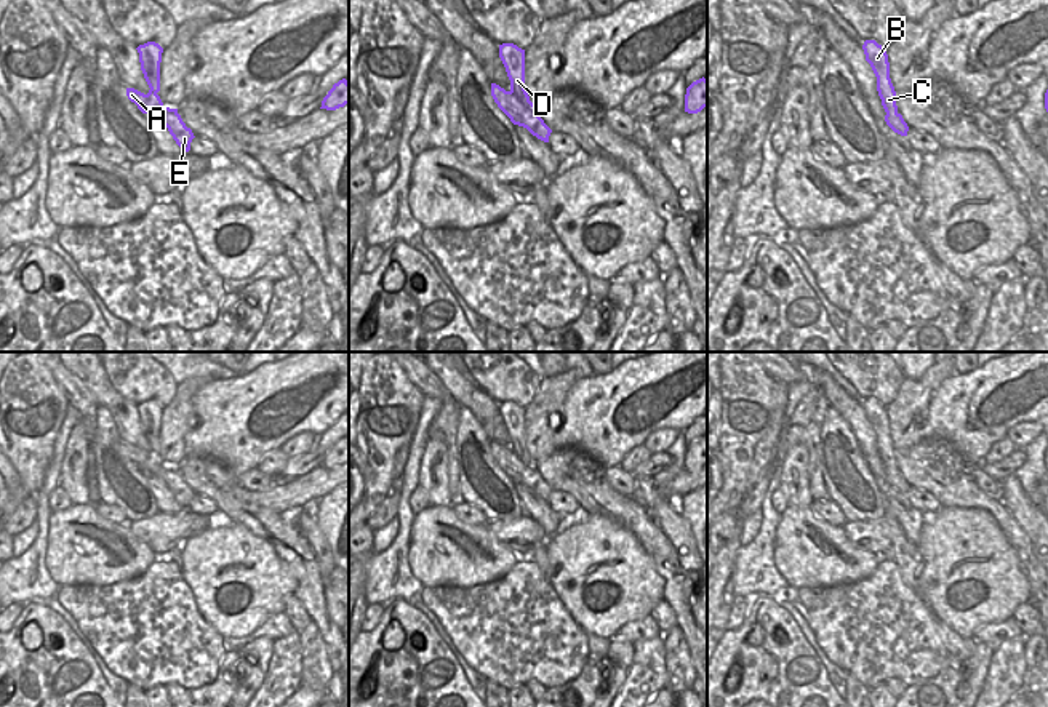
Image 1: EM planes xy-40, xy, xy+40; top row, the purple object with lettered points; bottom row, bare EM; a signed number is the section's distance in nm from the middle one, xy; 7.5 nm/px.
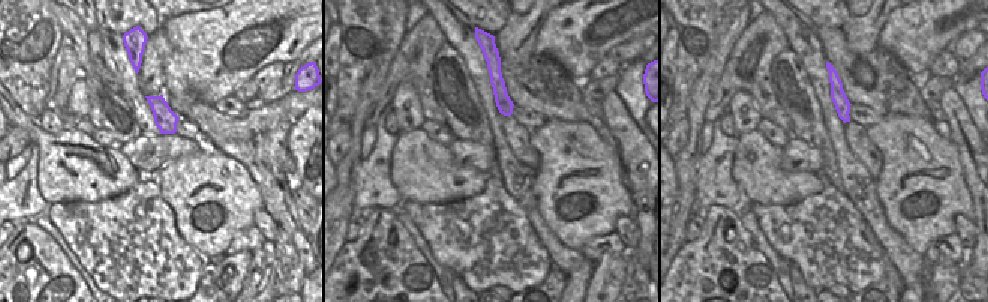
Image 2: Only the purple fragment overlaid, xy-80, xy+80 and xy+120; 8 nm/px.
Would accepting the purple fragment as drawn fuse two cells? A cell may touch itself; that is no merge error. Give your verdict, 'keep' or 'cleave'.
cleave

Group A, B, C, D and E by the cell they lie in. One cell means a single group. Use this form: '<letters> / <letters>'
A E / B C D

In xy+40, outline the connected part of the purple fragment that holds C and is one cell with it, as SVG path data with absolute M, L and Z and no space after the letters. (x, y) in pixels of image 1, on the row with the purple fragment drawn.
M866 40L862 50L866 54L866 61L870 64L877 77L877 91L885 112L888 115L896 115L896 91L890 78L890 62L885 48L878 45L875 40Z

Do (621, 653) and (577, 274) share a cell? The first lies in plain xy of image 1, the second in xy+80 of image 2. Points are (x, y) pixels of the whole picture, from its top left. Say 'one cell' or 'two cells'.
one cell

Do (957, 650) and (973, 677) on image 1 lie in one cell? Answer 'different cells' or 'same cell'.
different cells

